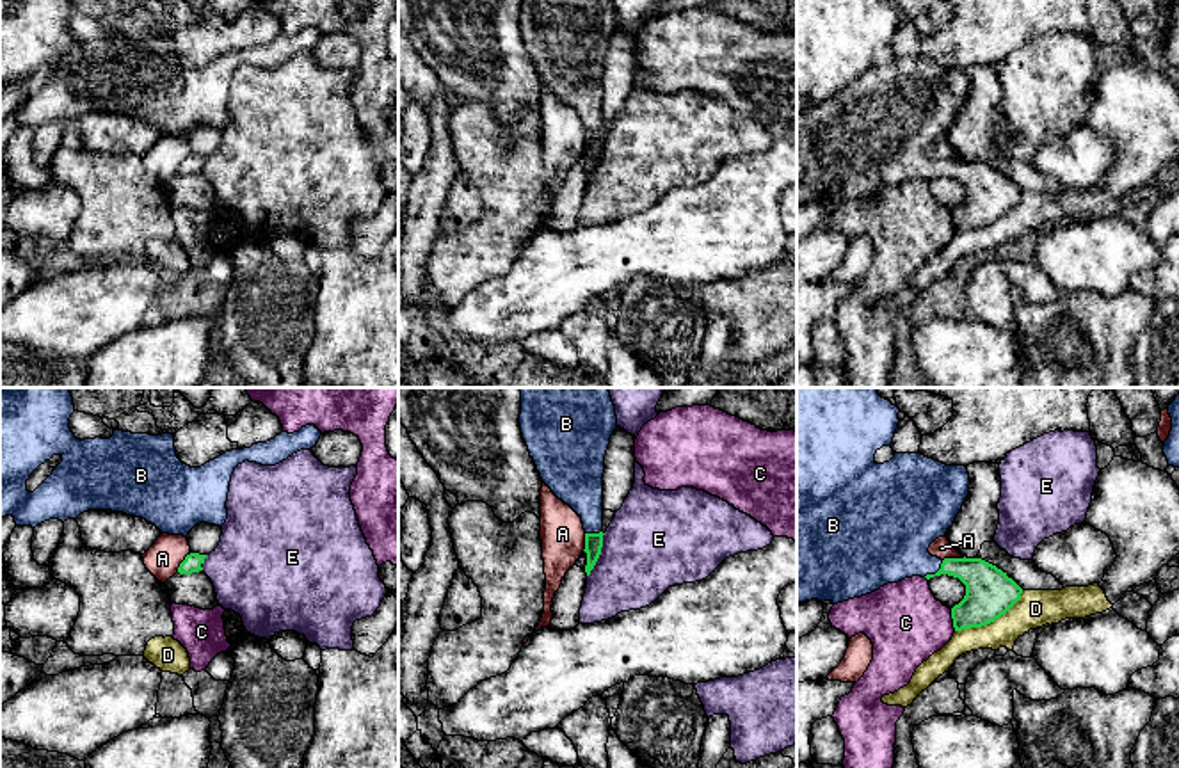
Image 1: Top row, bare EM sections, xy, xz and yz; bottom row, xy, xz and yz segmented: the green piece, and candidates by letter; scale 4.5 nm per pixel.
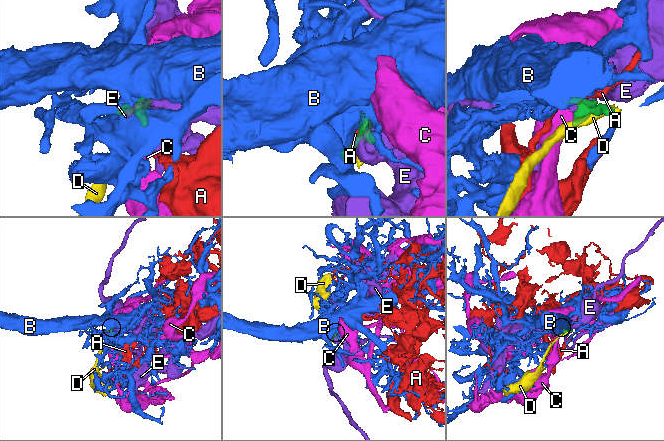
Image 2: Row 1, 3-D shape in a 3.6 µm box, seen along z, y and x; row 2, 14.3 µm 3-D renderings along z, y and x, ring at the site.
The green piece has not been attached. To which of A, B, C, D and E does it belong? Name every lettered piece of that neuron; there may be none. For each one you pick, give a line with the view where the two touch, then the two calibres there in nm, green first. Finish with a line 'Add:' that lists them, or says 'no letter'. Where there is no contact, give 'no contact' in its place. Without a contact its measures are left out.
B: contact in yz; calibres 200 and 360 nm
Add: B

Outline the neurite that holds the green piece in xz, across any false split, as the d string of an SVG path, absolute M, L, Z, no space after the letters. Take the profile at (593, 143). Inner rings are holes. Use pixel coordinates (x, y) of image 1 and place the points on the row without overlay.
M521 0L519 27L542 84L581 119L589 178L603 149L603 75L615 7L612 0Z

